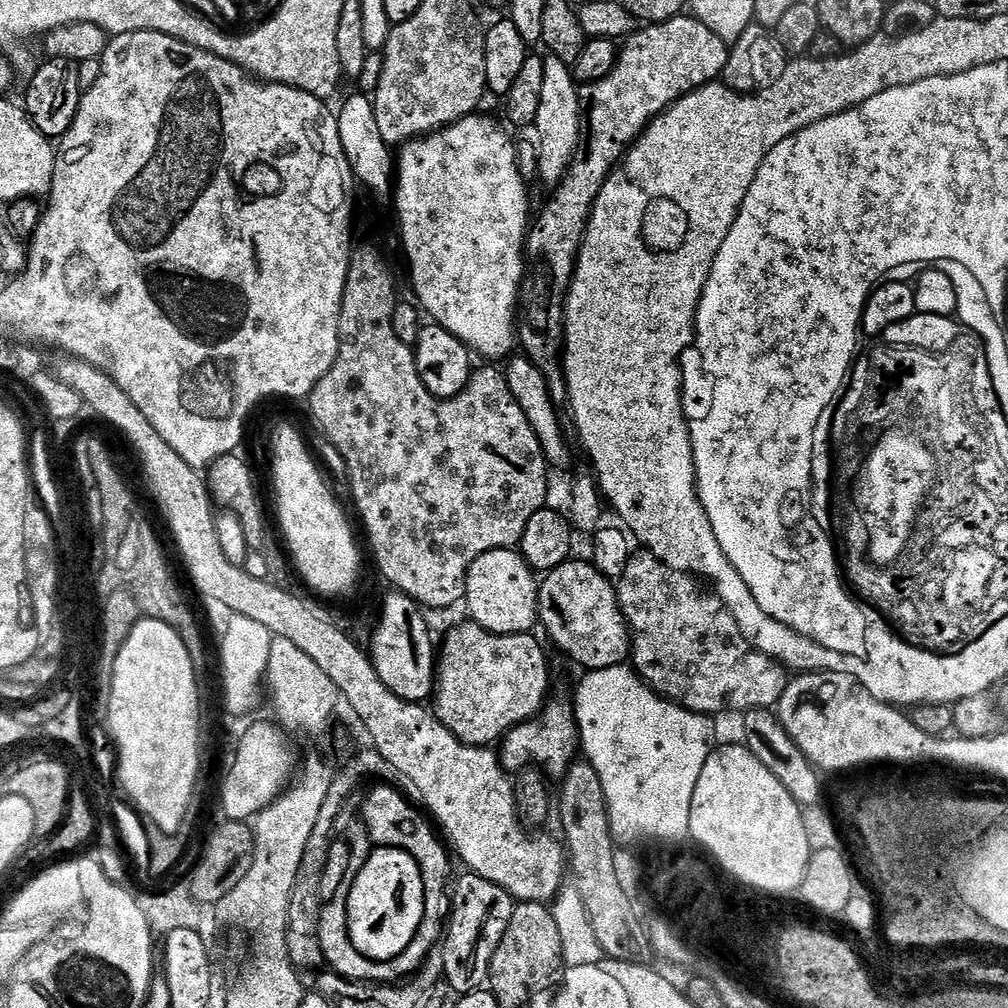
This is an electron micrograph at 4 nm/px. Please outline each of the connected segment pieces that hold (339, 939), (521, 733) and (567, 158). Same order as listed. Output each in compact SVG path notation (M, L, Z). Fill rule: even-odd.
M351 810L341 812L338 835L334 840L335 847L332 850L332 859L328 866L327 883L330 885L330 891L323 901L320 918L318 921L318 935L320 937L320 949L324 954L324 959L338 975L344 976L345 981L358 982L361 976L388 976L392 968L384 968L387 960L373 960L370 964L364 964L360 960L360 951L358 946L350 938L350 926L348 925L348 895L354 886L354 878L366 866L368 855L374 850L374 843L371 834L363 819L358 818Z
M552 698L541 708L539 716L526 721L525 724L519 724L503 737L498 755L500 763L509 773L516 774L523 768L539 765L549 777L563 778L577 759L579 744L580 730L576 724L576 709L573 701Z
M551 54L544 58L544 79L538 114L536 114L533 127L538 136L536 137L538 178L549 186L555 186L564 177L580 144L582 117L579 87L575 82L575 77L569 65Z

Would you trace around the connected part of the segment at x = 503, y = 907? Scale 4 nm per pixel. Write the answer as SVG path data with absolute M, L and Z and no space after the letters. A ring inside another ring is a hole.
M464 874L454 884L452 912L444 930L444 980L456 991L467 994L483 989L487 983L494 952L512 917L514 901L505 888L491 884L475 874Z

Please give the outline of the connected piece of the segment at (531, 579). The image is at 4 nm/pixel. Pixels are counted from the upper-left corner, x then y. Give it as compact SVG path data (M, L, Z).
M499 548L482 554L470 566L466 582L466 605L475 623L496 636L519 636L537 627L540 610L540 584L537 573L519 551Z

